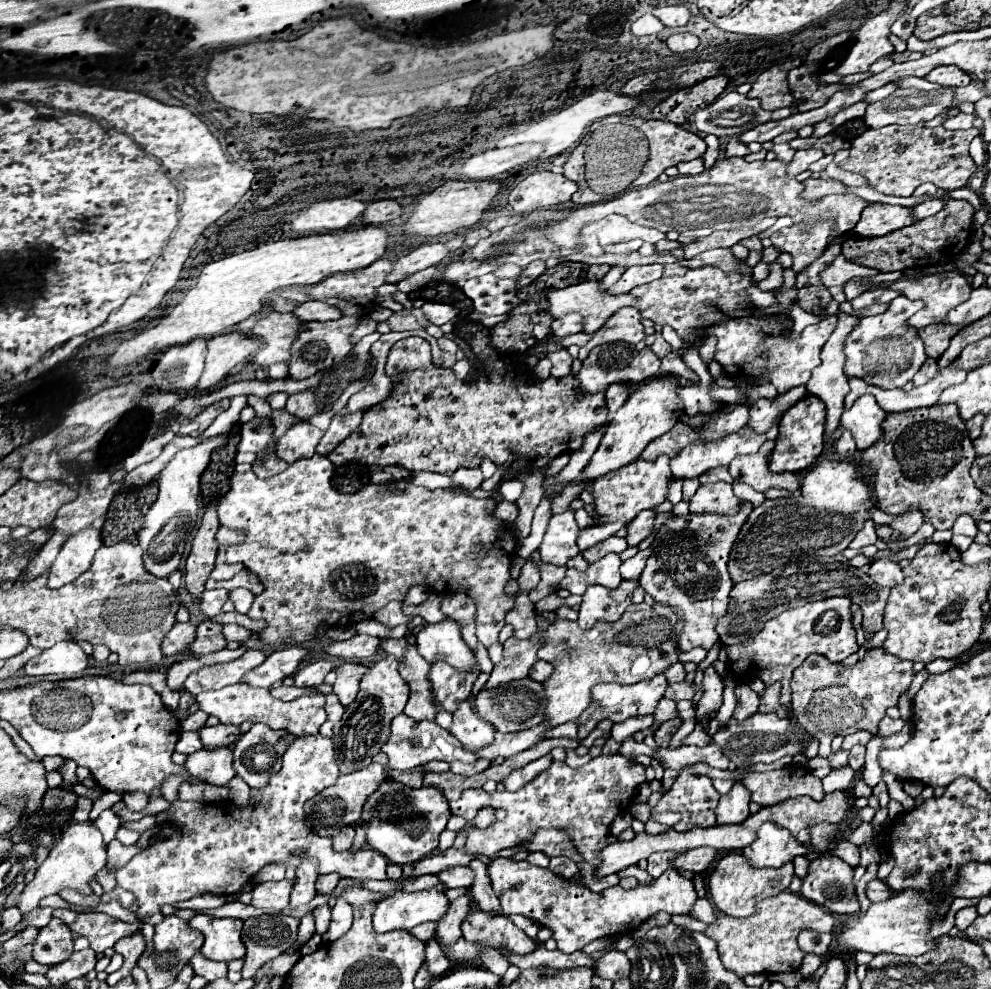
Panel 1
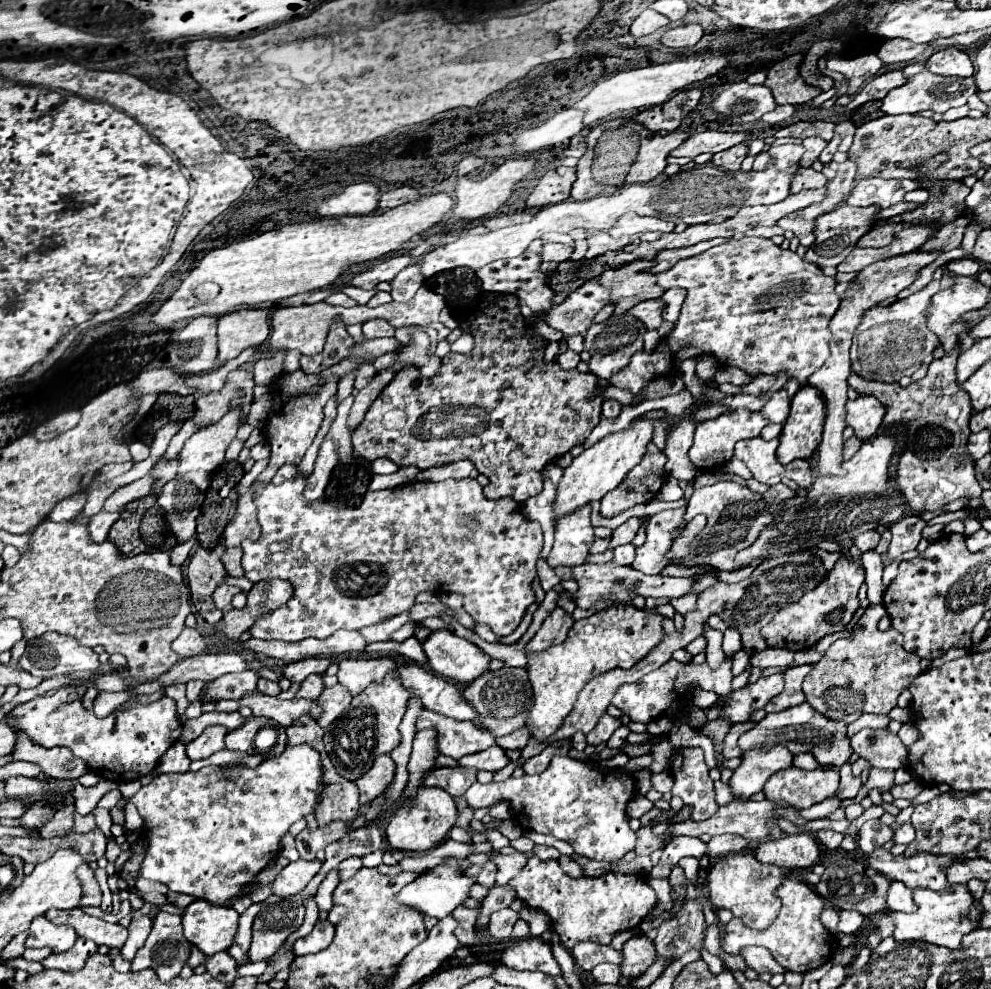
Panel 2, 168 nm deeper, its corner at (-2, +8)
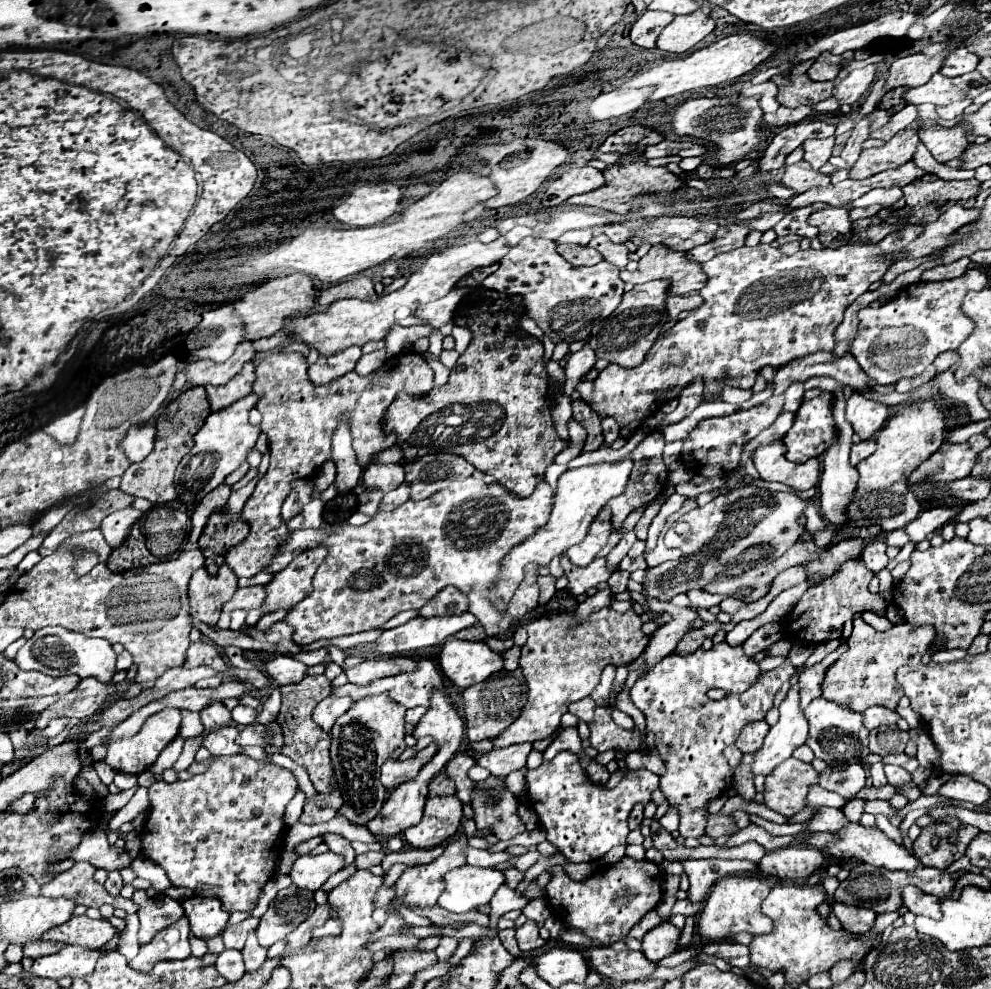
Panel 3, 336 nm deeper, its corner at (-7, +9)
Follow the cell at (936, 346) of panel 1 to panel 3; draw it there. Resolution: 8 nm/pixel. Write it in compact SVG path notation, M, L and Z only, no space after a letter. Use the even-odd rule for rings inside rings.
M946 351L943 352L933 361L933 365L935 365L935 369L941 373L941 371L947 371L947 369L951 369L953 365L957 363L959 360L959 354L957 351Z

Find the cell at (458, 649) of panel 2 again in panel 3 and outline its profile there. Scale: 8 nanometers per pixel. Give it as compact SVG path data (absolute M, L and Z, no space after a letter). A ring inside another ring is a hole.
M449 639L439 655L443 673L461 689L485 681L503 669L503 657L491 651L483 641Z

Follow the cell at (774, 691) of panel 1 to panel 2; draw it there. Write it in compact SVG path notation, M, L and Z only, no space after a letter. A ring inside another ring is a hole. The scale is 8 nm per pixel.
M798 666L798 668L790 668L784 678L786 678L786 686L784 690L774 696L774 700L770 700L770 704L766 706L766 712L782 712L786 708L798 706L802 702L806 702L804 692L802 692L802 680L806 678L806 674L812 670L812 666Z

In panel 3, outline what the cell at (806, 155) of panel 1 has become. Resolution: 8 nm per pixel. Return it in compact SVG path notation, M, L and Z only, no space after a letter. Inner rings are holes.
M827 137L827 139L807 139L807 143L803 143L805 149L805 161L811 163L813 169L819 171L821 165L825 165L831 157L831 149L833 149L835 137Z

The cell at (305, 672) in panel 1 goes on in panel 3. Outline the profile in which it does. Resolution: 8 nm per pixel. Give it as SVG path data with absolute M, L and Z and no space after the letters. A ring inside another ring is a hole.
M281 655L281 657L275 657L273 661L269 661L265 665L265 673L277 683L277 685L291 685L291 683L301 683L307 675L307 665L293 659L293 657L287 657L287 655Z

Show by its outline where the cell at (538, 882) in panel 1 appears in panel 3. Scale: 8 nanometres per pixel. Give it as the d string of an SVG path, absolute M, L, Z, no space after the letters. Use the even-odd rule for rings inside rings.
M623 857L619 863L613 863L611 867L599 869L587 881L581 881L581 883L569 879L559 865L549 867L549 873L551 873L551 881L547 883L547 901L549 901L551 909L553 911L563 909L563 923L567 927L581 931L583 935L587 935L589 939L593 939L599 945L611 945L611 943L623 941L625 935L631 931L631 927L635 927L645 913L655 909L663 897L663 893L661 893L661 871L657 869L655 863L645 861L645 859L635 861L635 859Z

